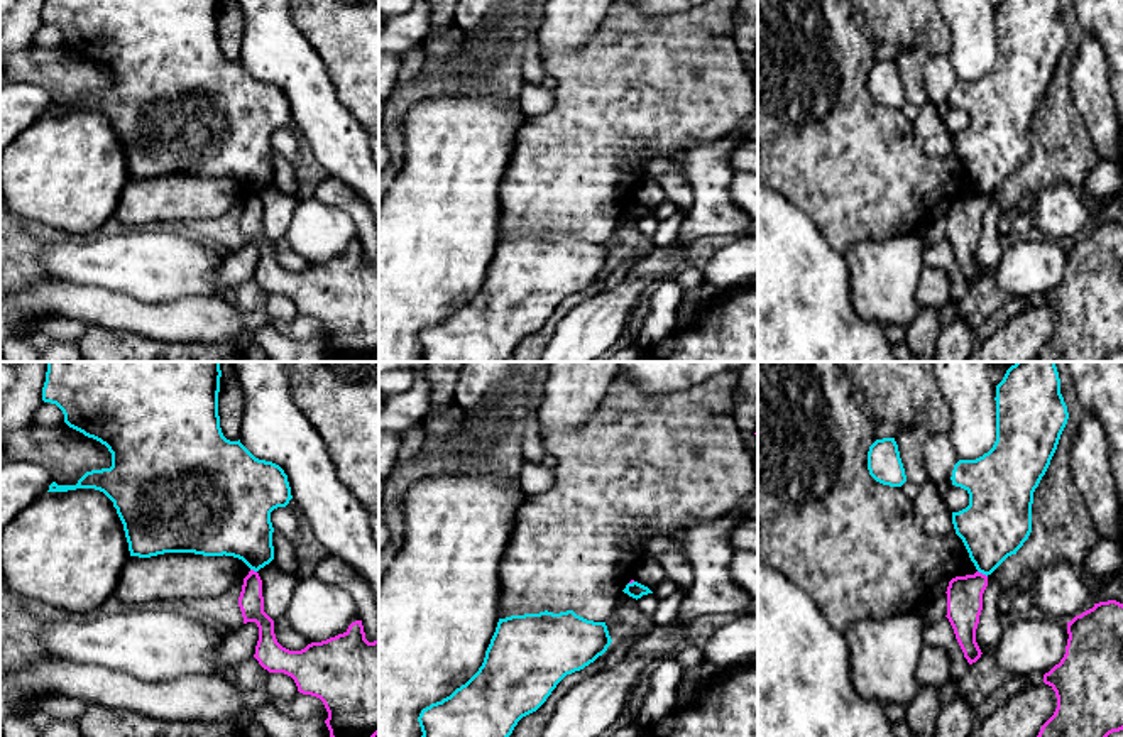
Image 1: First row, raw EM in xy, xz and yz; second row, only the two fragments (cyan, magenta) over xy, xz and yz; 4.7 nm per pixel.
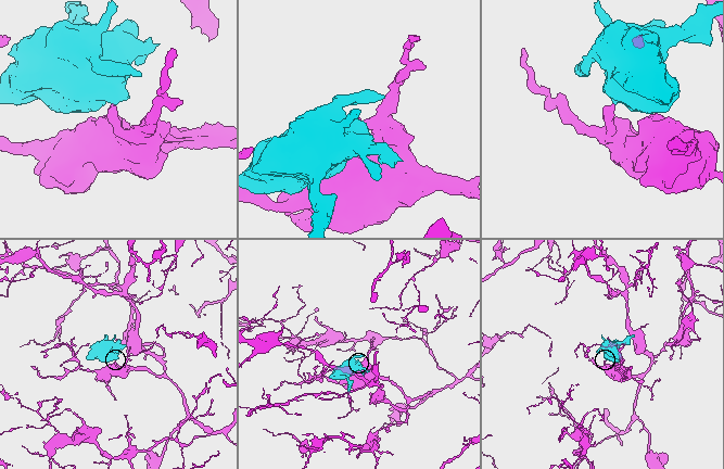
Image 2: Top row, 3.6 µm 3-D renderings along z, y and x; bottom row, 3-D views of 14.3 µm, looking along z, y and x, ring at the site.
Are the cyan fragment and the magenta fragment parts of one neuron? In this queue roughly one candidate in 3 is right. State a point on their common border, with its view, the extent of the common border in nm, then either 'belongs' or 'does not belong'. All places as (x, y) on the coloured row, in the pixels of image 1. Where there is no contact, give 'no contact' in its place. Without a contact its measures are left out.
contact yz (983, 573); length 60 nm; does not belong

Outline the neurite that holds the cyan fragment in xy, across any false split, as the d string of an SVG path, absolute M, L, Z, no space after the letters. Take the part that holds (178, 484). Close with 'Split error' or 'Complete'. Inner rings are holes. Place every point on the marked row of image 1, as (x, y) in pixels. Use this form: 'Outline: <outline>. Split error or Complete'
Outline: M47 362L42 401L56 404L64 423L105 445L112 467L86 472L76 485L52 482L47 492L103 492L123 524L130 556L164 553L233 556L259 571L274 560L271 512L286 507L291 487L284 470L255 458L242 443L223 436L218 416L220 362Z. Complete

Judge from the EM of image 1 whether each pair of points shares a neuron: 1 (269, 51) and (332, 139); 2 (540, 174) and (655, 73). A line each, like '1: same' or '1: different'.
1: same
2: same

